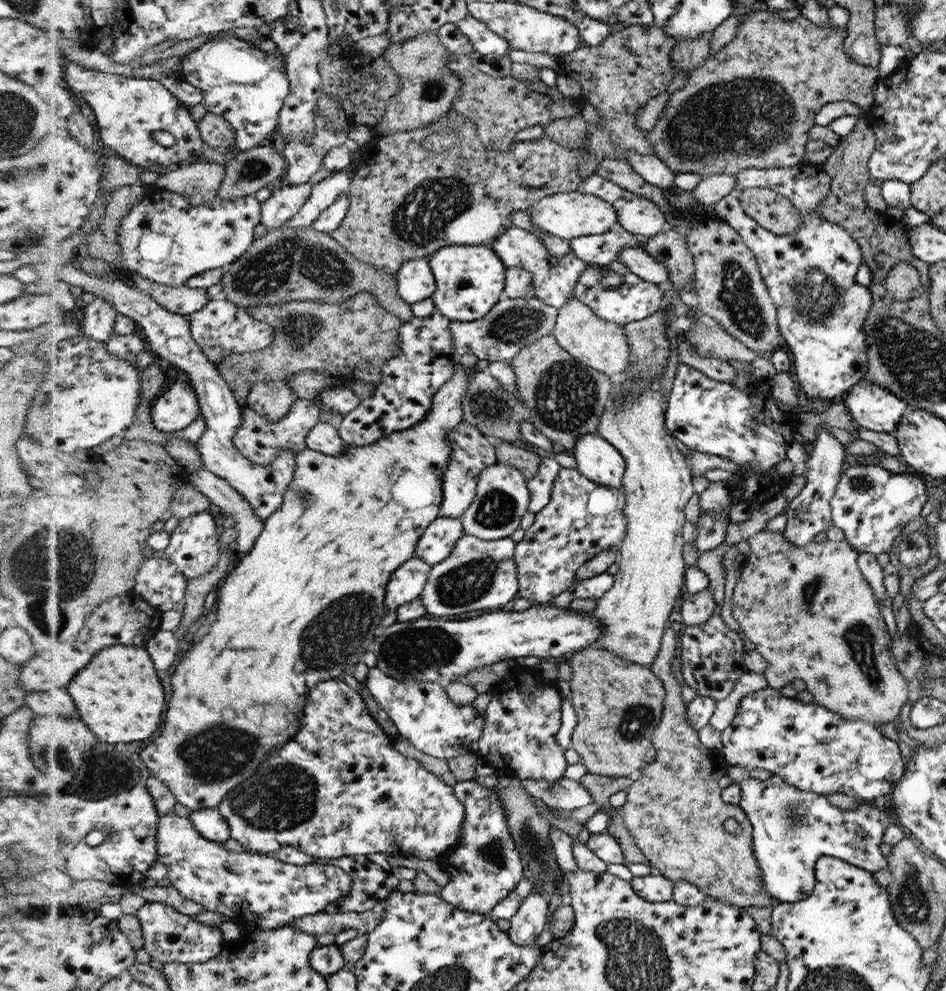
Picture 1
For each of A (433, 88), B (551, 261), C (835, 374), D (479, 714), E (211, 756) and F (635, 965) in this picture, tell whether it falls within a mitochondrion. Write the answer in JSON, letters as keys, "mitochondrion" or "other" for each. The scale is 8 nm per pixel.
{"A":"mitochondrion","B":"other","C":"other","D":"other","E":"mitochondrion","F":"mitochondrion"}

